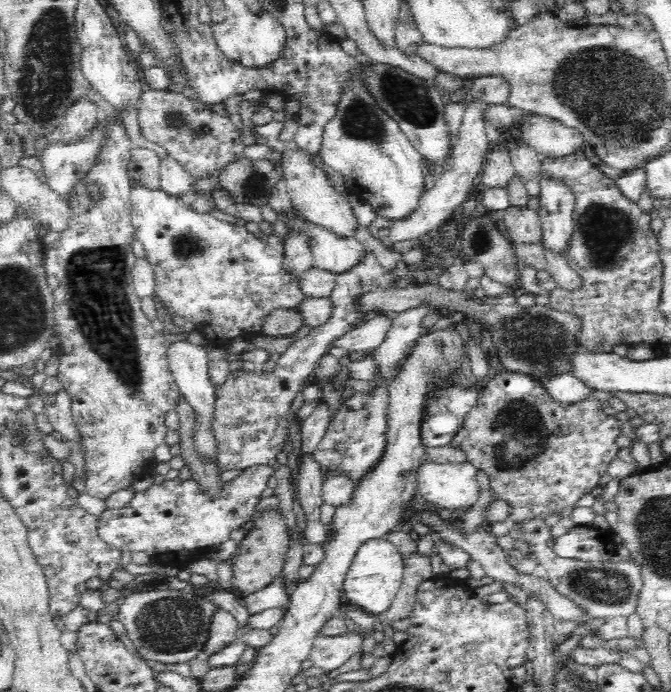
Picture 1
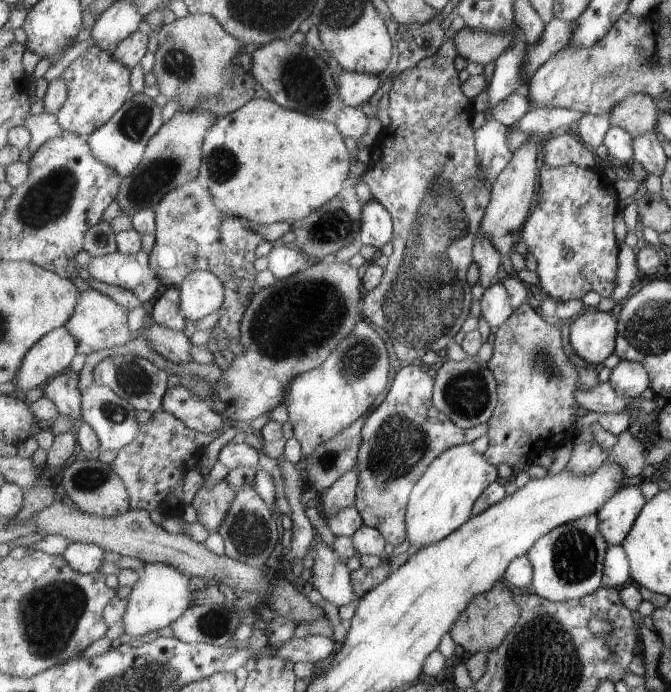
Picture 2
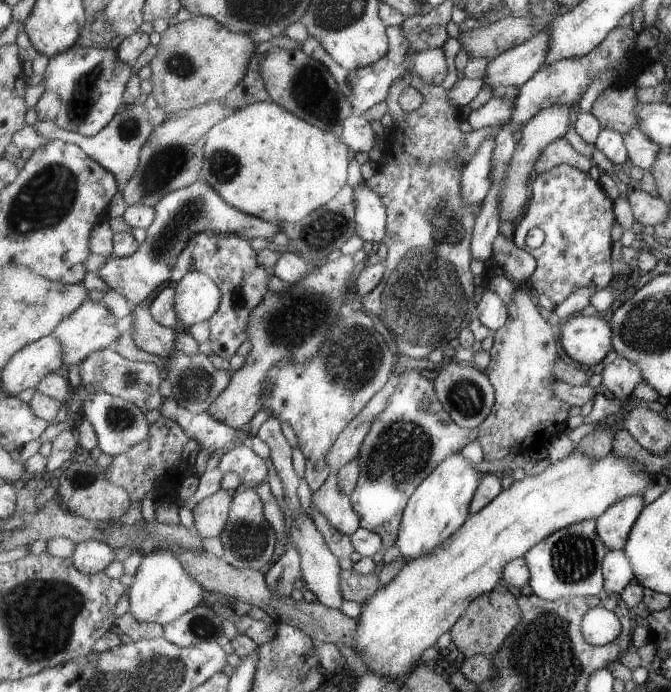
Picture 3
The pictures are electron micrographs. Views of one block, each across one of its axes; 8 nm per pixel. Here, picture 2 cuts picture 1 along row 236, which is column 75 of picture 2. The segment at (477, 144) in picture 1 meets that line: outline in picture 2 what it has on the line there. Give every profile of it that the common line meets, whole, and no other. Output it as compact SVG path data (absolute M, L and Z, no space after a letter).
M70 370L43 386L43 396L53 399L61 416L71 416L76 421L82 416L82 390L79 388L79 376Z

